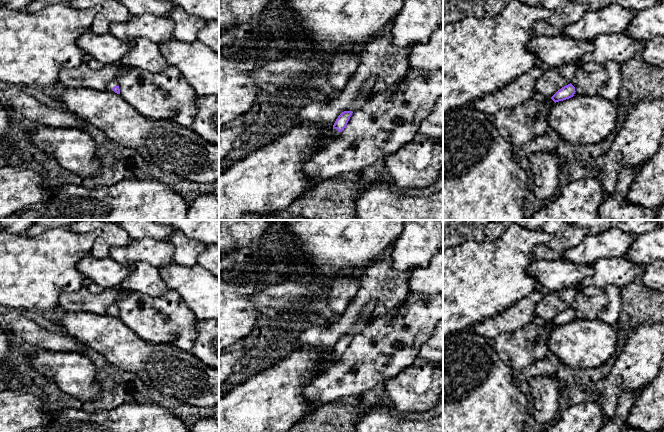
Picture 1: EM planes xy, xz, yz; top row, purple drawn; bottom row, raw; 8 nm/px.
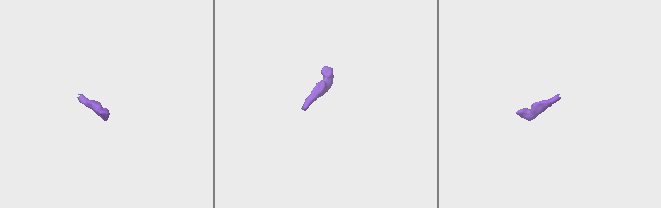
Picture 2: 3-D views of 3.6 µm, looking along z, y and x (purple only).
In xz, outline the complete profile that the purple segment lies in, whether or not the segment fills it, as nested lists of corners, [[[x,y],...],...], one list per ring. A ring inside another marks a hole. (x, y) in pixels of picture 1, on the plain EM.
[[[344,335],[338,340],[333,349],[333,353],[329,356],[328,360],[321,365],[317,377],[320,376],[323,372],[327,371],[338,360],[340,360],[341,356],[346,351],[352,337],[352,335]]]

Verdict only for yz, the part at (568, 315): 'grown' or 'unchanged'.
unchanged

